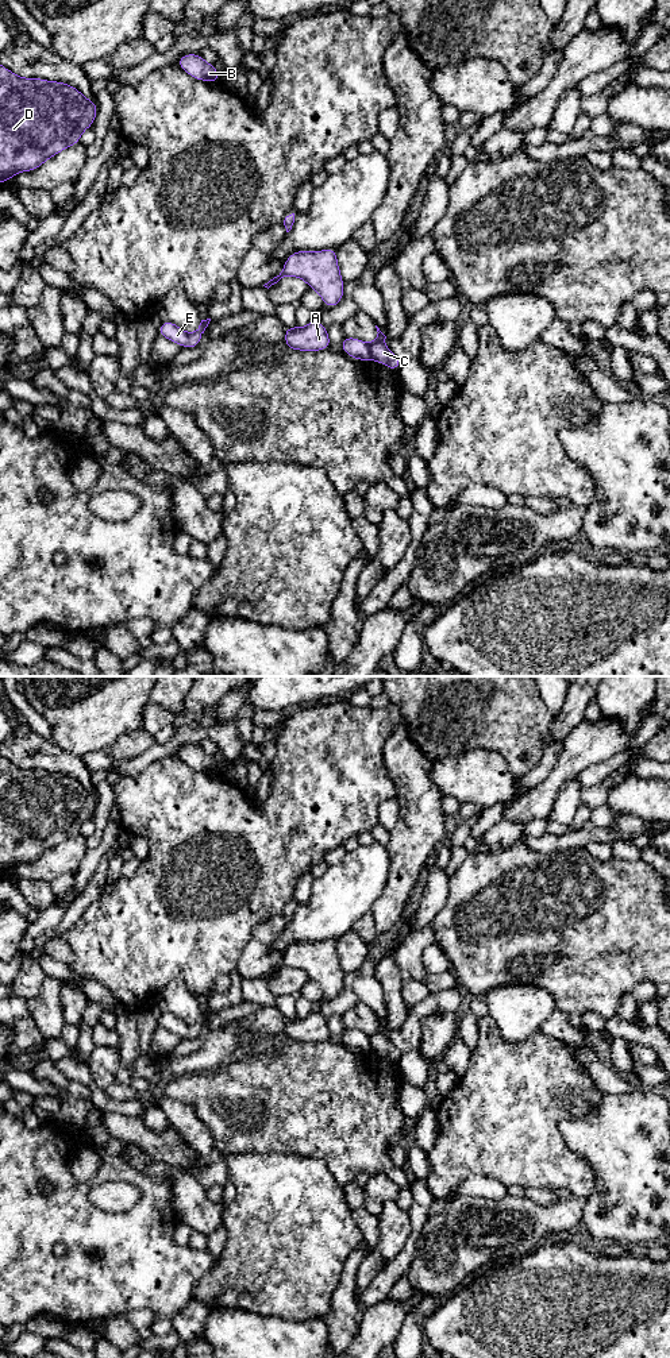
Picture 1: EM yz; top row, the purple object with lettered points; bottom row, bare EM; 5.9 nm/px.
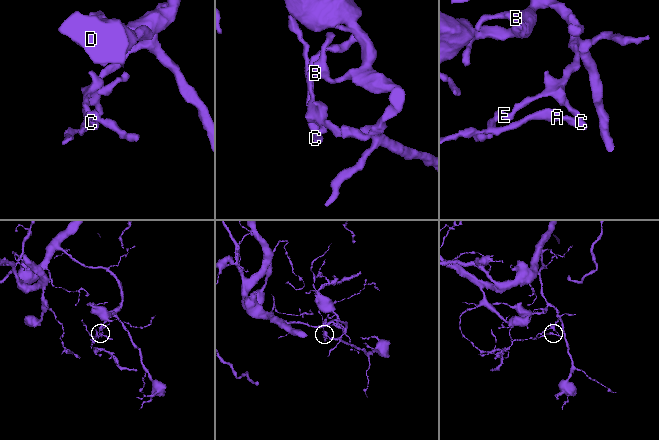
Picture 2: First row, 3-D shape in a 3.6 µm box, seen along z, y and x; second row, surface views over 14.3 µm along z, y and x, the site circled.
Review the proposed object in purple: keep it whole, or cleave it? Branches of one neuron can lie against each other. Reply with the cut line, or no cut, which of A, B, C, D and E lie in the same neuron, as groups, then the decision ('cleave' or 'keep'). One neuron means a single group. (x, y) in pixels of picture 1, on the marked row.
cut in yz along (368, 344), (372, 357); A / B C D E; cleave

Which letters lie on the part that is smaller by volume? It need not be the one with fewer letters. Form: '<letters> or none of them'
A

